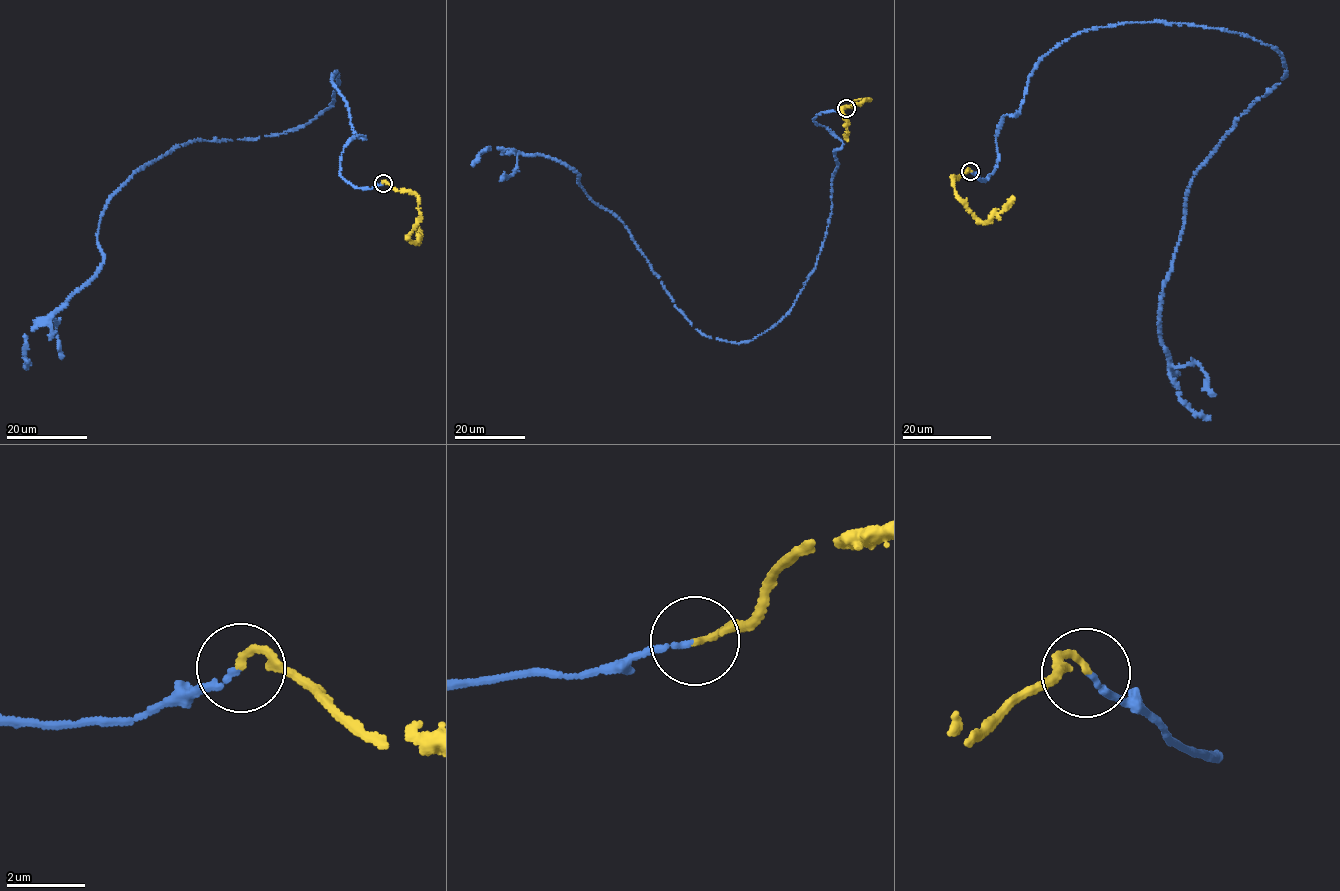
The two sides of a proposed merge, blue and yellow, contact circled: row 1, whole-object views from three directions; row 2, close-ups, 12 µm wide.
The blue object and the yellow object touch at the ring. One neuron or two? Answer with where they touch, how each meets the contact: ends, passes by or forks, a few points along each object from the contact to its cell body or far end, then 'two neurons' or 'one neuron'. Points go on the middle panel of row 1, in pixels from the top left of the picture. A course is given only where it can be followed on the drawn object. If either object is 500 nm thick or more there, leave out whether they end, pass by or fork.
(846, 108) | blue ends | yellow ends | blue via (846, 108), (813, 119), (843, 143), (816, 265), (736, 343), (692, 325), (567, 166), (488, 147), (472, 166) | yellow via (846, 108), (857, 99), (869, 101), (865, 99), (843, 108), (848, 131), (846, 138) | one neuron

